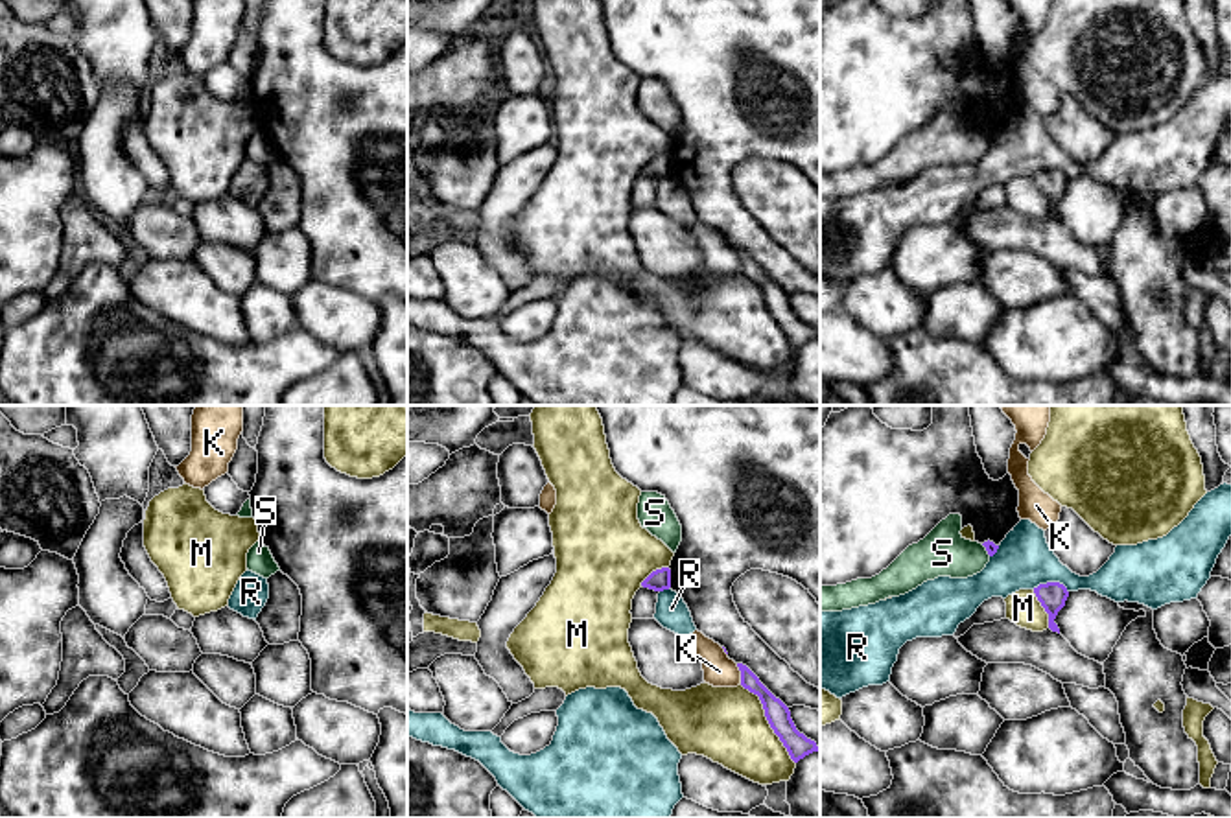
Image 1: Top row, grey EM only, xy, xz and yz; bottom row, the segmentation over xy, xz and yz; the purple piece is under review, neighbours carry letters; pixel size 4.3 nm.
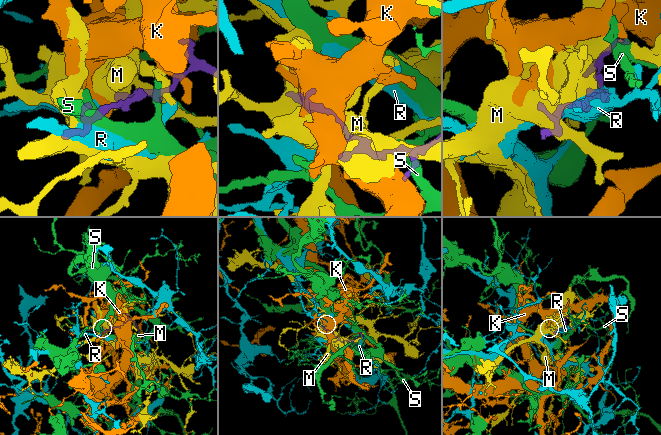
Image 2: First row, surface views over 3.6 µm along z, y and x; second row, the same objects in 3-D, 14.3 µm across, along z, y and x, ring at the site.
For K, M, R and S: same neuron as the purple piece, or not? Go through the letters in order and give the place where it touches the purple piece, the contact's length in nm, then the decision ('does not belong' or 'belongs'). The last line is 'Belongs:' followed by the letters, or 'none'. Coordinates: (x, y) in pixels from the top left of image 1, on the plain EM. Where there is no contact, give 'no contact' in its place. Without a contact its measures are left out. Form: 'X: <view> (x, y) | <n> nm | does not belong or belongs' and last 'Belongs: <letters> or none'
K: xz (741, 262) | 100 nm | does not belong
M: xz (769, 310) | 420 nm | does not belong
R: yz (1051, 170) | 160 nm | does not belong
S: yz (986, 137) | 70 nm | does not belong
Belongs: none

